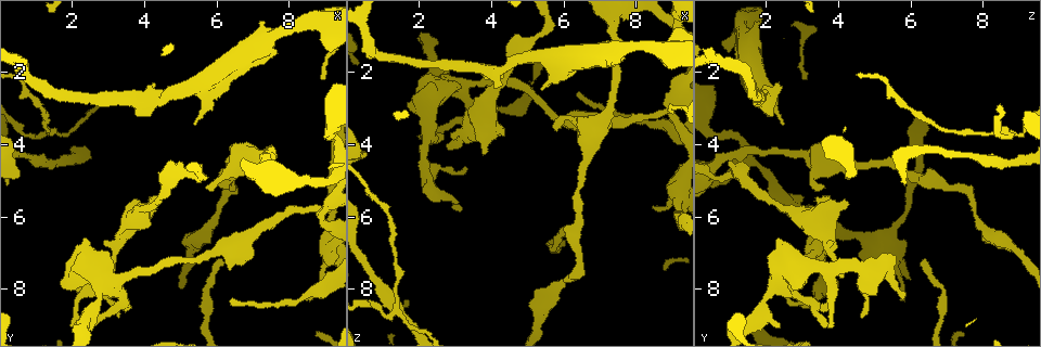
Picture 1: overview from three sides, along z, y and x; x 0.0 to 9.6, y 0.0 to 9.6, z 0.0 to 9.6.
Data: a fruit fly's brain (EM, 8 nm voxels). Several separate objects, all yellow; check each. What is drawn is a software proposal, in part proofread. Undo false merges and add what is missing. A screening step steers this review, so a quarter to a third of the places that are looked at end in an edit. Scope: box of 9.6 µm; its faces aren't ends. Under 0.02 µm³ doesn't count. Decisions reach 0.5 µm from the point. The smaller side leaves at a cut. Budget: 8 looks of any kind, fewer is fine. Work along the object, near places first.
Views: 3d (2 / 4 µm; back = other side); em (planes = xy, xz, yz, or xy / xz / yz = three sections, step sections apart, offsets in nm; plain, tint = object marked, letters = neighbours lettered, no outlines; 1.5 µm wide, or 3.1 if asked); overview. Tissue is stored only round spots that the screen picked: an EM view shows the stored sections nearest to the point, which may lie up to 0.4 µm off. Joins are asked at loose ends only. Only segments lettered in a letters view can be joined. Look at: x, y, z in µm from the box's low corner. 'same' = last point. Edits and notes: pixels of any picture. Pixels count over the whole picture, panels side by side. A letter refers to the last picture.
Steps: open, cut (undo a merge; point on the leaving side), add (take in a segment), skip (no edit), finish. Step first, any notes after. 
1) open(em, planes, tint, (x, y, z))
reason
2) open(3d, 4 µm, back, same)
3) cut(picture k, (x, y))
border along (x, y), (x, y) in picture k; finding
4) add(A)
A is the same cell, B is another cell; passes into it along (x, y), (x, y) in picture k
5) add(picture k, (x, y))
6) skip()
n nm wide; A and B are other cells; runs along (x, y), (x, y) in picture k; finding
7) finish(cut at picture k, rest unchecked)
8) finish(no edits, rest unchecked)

open(3d, 4 µm, (7.30, 0.55, 1.80))
branch stops here

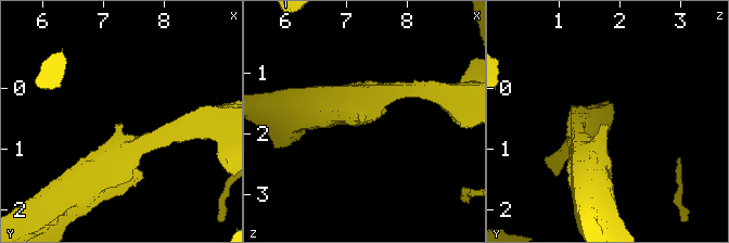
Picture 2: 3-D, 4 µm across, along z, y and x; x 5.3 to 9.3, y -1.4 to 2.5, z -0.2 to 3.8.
open(em, xz, step 8, tint, (7.30, 0.60, 1.75))

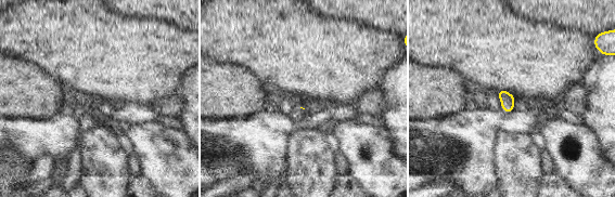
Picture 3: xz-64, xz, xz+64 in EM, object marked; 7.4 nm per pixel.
open(em, planes, letters, same)

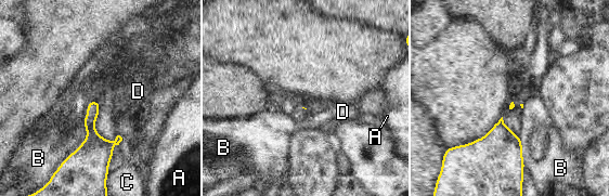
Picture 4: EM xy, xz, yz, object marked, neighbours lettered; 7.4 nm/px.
skip()
A, B, C and D are other cells; border along (519, 136), (525, 167) in picture 4; no lettered segment goes on from it

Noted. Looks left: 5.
open(em, yz, step 8, letters, (5.40, 3.40, 2.45))
an open end

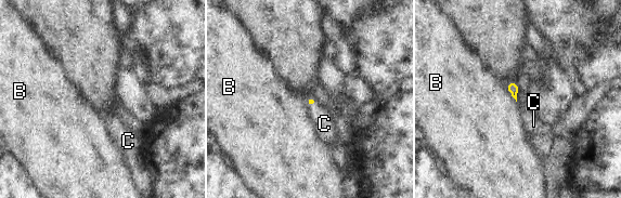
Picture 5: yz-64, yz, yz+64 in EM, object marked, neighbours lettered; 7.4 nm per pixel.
add(C)
C is the same cell, B is another cell; passes into it along (311, 101), (314, 105), (324, 123) in picture 5; it goes on there

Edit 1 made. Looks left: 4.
open(em, planes, letters, (2.80, 7.65, 4.15))
branch stops here

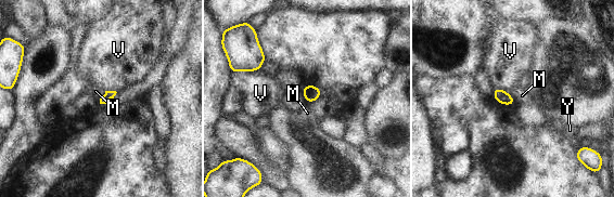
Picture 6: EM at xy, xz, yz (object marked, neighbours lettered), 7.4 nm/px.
skip()
M, V and Y are other cells; border along (105, 91), (102, 96), (97, 99) in picture 6; none of them fits

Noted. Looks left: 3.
finish(add at picture 5, rest unchecked)

